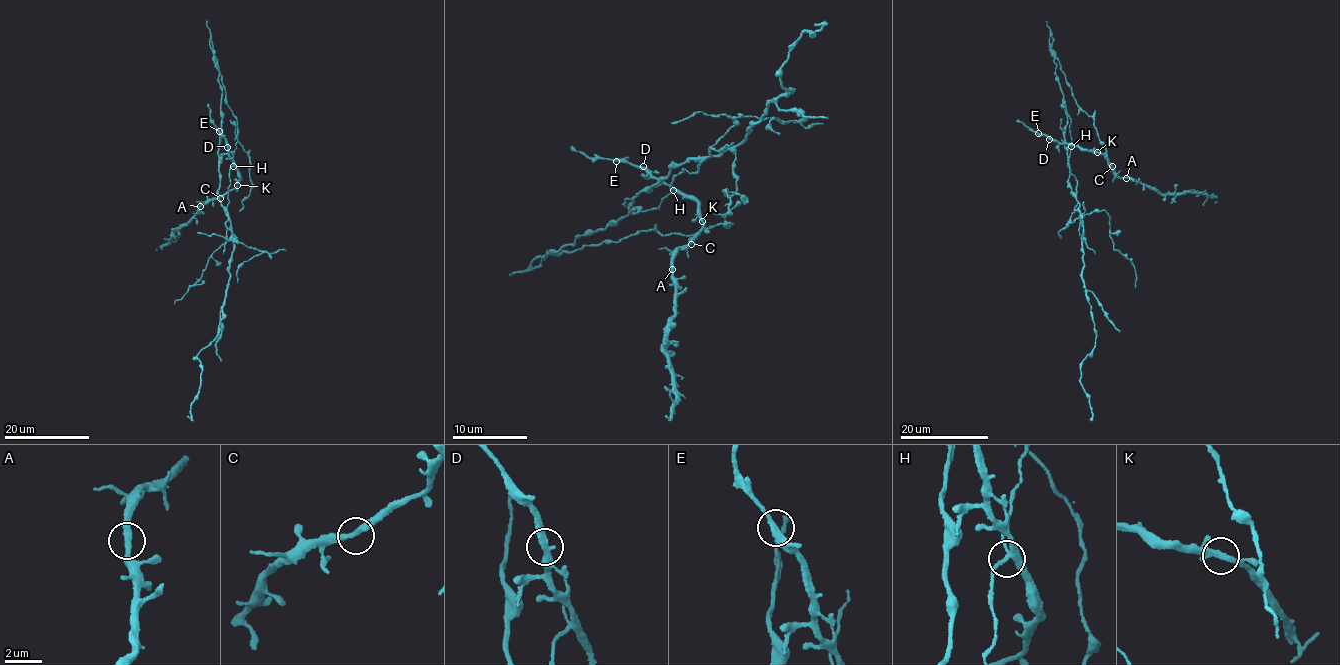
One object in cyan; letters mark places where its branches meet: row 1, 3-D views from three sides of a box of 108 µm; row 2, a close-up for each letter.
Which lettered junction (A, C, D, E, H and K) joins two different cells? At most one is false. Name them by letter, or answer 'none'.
H

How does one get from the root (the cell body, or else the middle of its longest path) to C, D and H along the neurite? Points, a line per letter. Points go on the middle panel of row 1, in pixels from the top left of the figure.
C: (664, 178), (675, 162), (698, 164), (695, 172), (684, 169), (669, 185), (698, 202), (702, 231), (691, 244)
D: (664, 178), (675, 162), (698, 164), (691, 174), (684, 169), (678, 174), (671, 189), (643, 166)
H: (664, 178), (675, 162), (692, 160), (698, 164), (691, 174), (684, 169), (678, 174), (669, 185), (673, 189)

